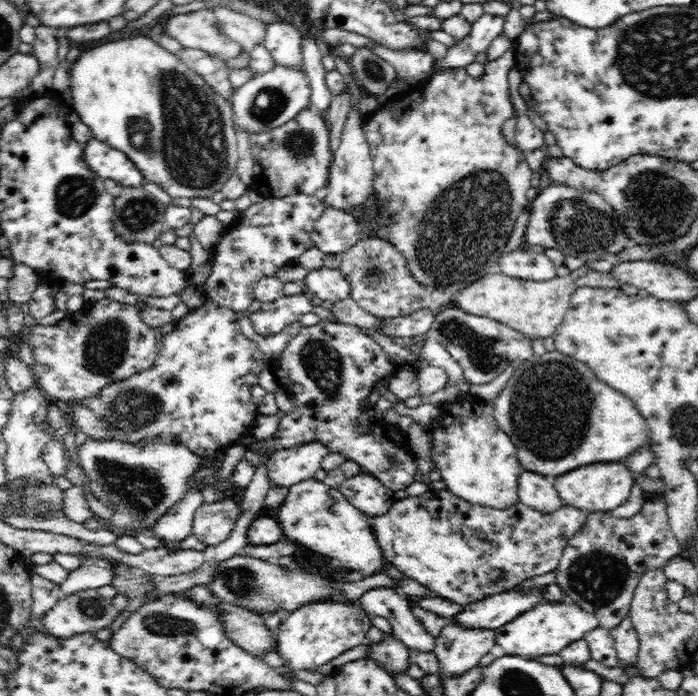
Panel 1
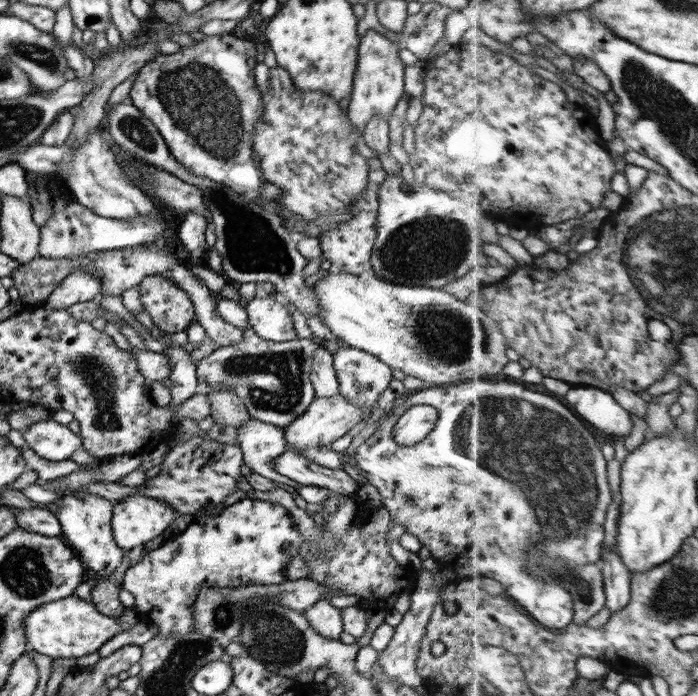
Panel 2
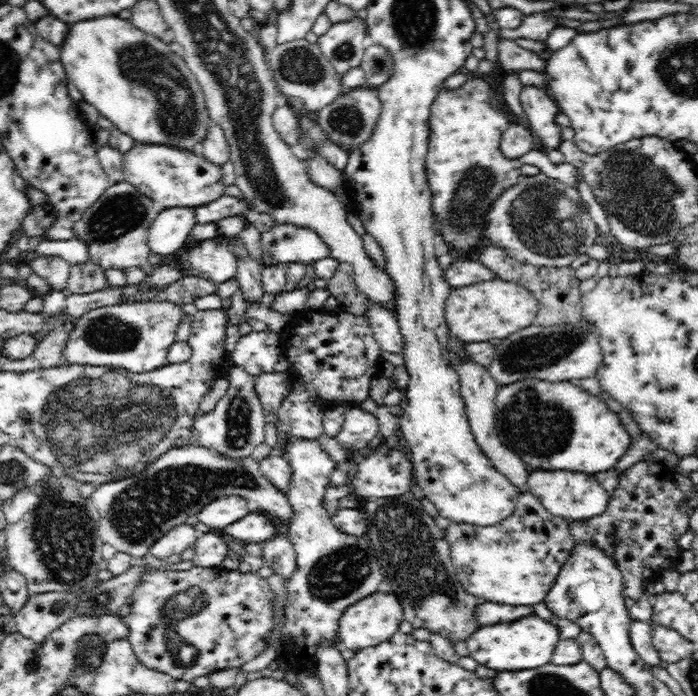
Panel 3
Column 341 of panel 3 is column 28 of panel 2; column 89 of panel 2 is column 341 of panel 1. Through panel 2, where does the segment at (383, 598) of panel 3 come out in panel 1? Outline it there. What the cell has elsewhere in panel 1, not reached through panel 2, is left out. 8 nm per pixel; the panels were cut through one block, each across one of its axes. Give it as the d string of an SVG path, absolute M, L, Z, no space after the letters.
M312 602L283 616L275 638L275 651L286 669L316 670L344 650L368 643L366 634L373 626L372 619L357 602Z

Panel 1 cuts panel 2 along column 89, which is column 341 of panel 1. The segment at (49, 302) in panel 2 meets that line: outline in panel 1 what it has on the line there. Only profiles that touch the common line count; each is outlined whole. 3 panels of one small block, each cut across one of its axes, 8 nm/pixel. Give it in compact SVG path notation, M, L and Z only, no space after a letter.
M316 268L309 270L304 285L322 301L336 301L347 299L350 296L350 285L338 269Z

